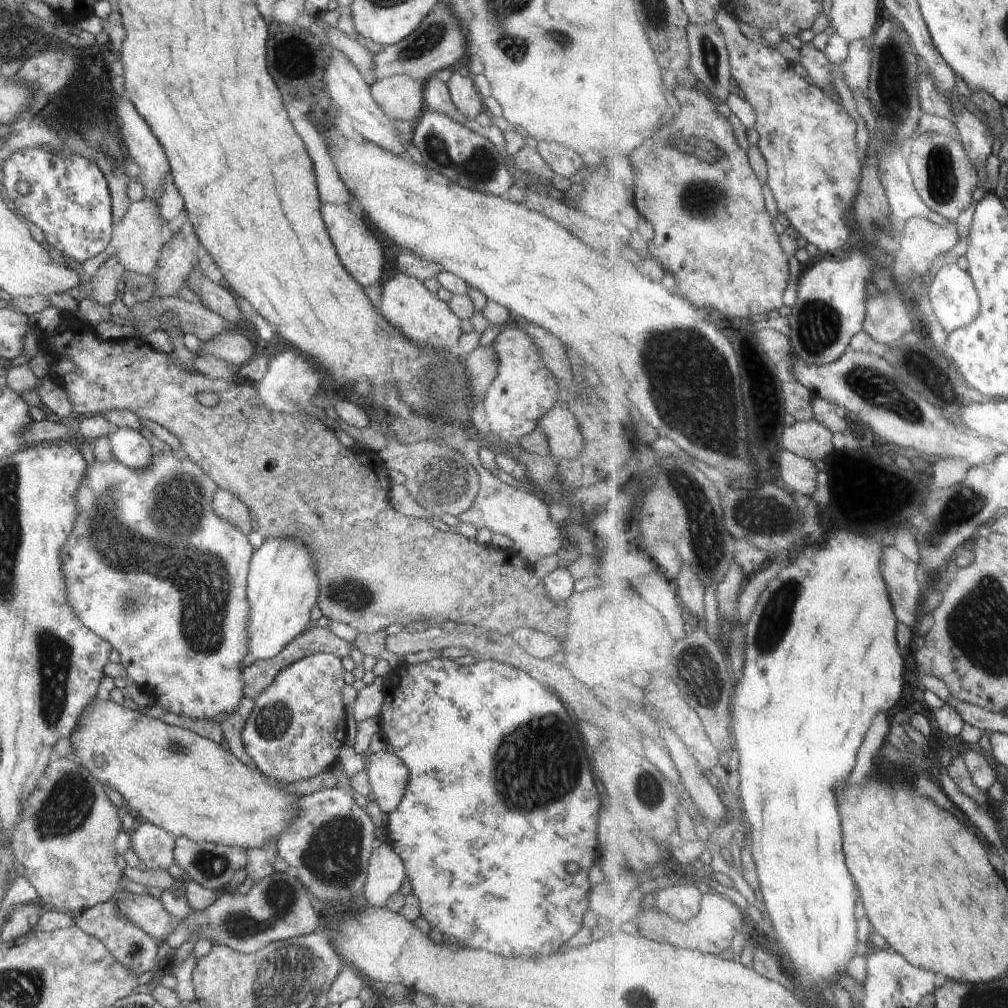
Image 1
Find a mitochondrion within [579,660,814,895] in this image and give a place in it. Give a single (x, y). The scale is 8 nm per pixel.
(648, 789)

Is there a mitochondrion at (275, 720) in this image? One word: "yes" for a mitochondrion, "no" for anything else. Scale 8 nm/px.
yes

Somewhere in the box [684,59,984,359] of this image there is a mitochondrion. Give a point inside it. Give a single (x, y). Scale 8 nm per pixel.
(943, 184)

